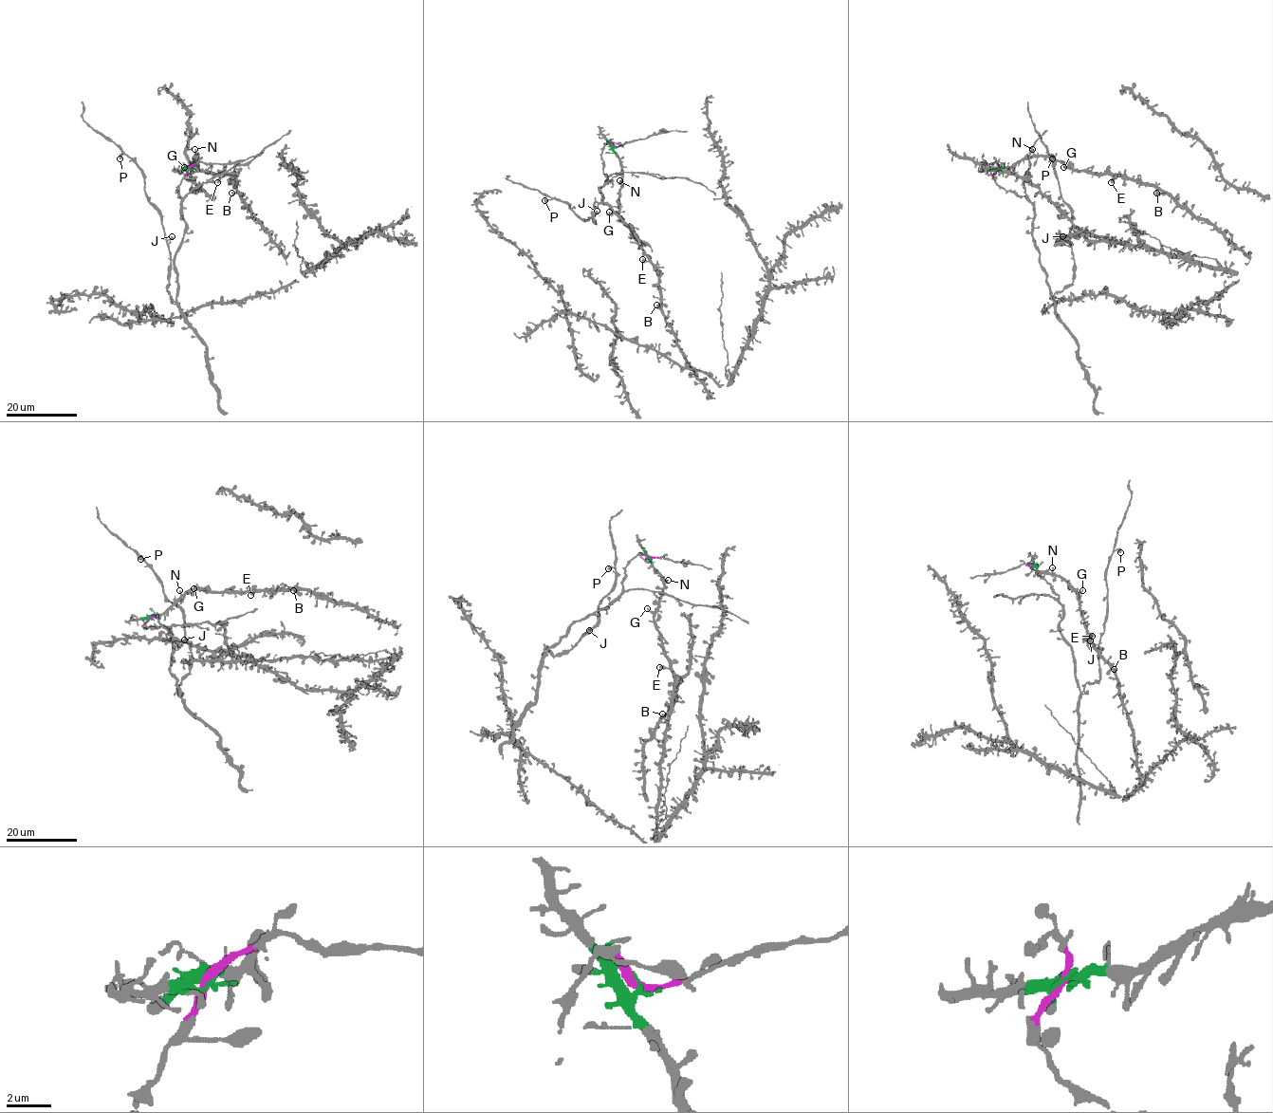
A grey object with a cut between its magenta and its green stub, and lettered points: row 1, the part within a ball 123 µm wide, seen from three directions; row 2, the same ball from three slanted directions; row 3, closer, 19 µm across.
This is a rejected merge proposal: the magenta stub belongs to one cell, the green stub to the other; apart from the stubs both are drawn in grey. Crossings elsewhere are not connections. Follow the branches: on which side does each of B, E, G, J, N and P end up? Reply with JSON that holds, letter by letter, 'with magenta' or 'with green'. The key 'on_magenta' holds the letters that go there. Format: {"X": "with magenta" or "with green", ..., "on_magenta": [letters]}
{"B": "with green", "E": "with green", "G": "with green", "J": "with magenta", "N": "with green", "P": "with magenta", "on_magenta": ["J", "P"]}

